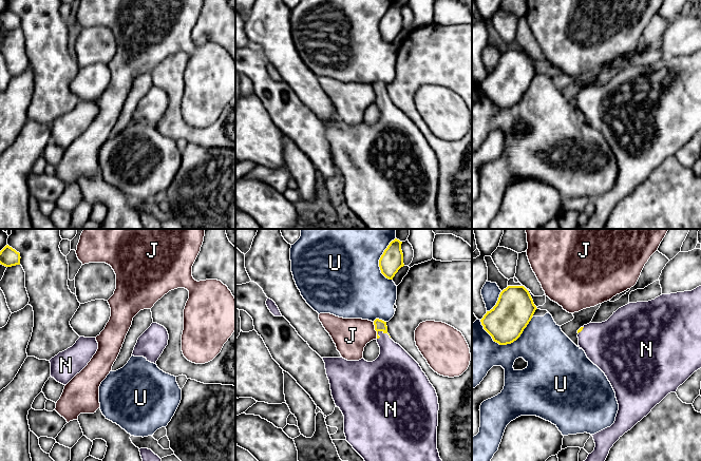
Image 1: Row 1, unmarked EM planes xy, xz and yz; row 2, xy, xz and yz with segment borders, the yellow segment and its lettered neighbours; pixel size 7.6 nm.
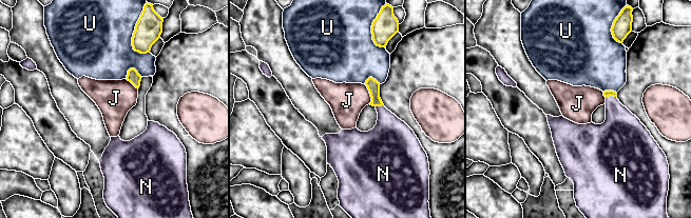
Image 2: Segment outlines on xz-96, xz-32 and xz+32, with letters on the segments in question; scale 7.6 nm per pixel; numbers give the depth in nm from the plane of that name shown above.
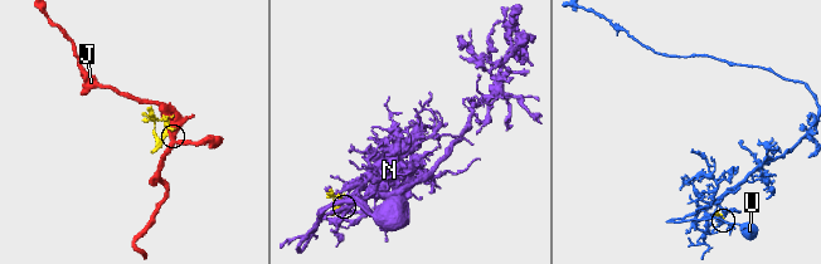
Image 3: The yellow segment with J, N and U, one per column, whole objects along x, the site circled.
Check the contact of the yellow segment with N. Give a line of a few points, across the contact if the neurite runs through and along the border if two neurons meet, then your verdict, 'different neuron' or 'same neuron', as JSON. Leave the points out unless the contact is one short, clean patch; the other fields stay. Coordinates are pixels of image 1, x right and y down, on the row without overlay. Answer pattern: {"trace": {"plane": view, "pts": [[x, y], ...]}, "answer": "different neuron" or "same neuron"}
{"trace": {"plane": "xz", "pts": [[380, 89], [384, 96], [384, 106], [394, 127]]}, "answer": "same neuron"}

